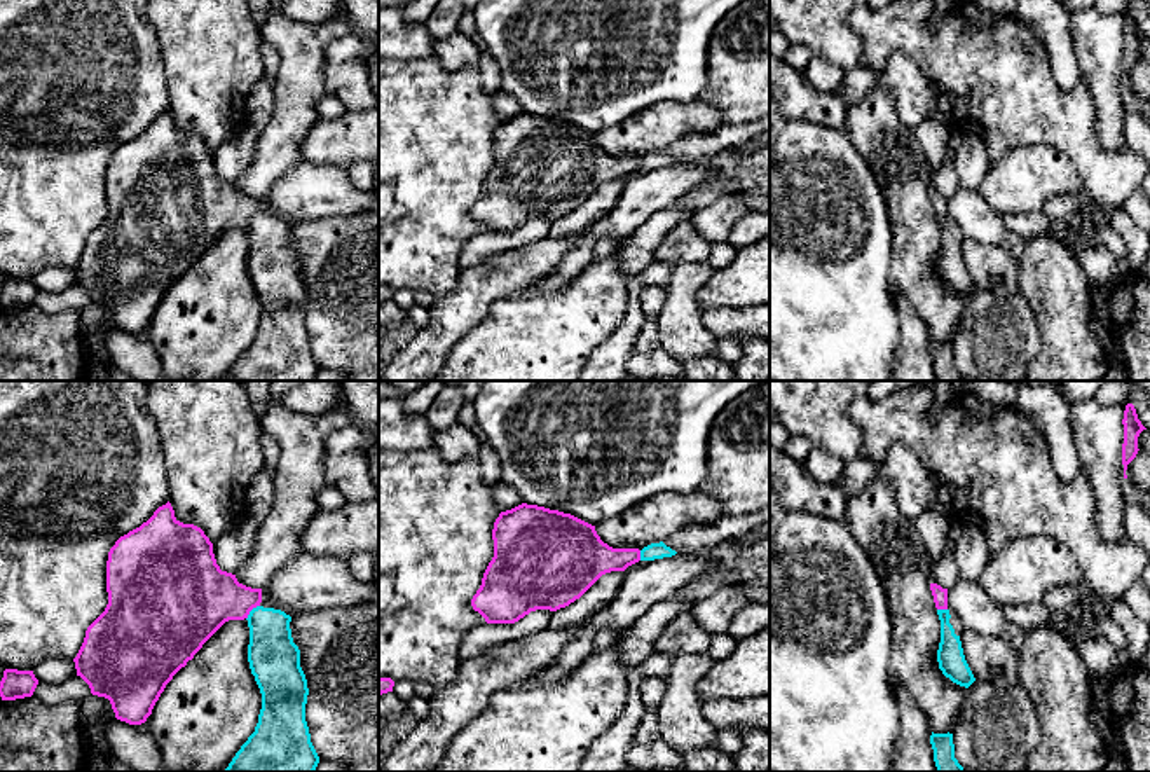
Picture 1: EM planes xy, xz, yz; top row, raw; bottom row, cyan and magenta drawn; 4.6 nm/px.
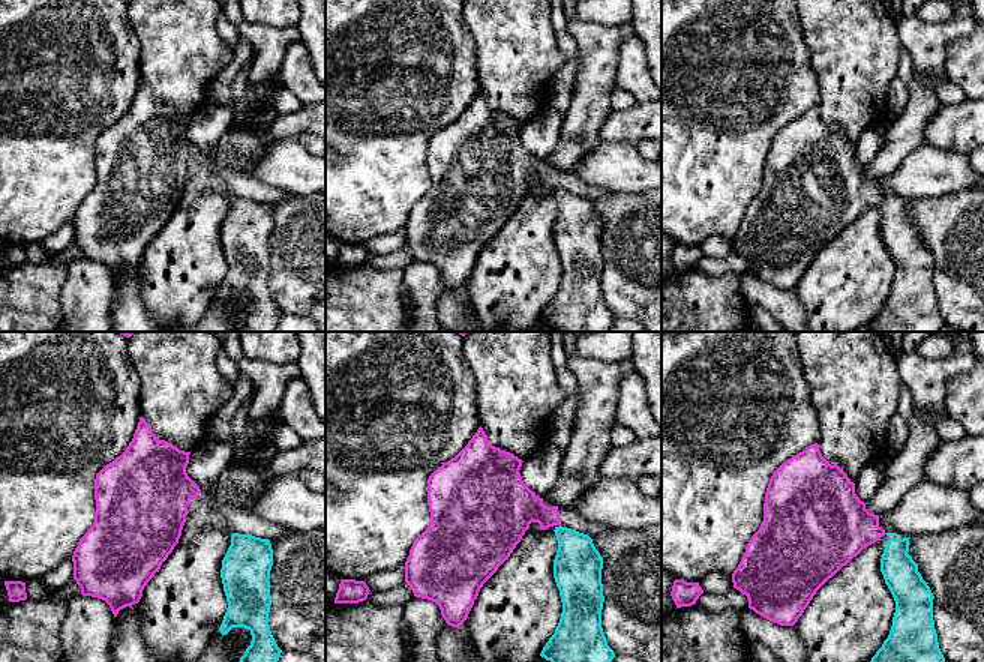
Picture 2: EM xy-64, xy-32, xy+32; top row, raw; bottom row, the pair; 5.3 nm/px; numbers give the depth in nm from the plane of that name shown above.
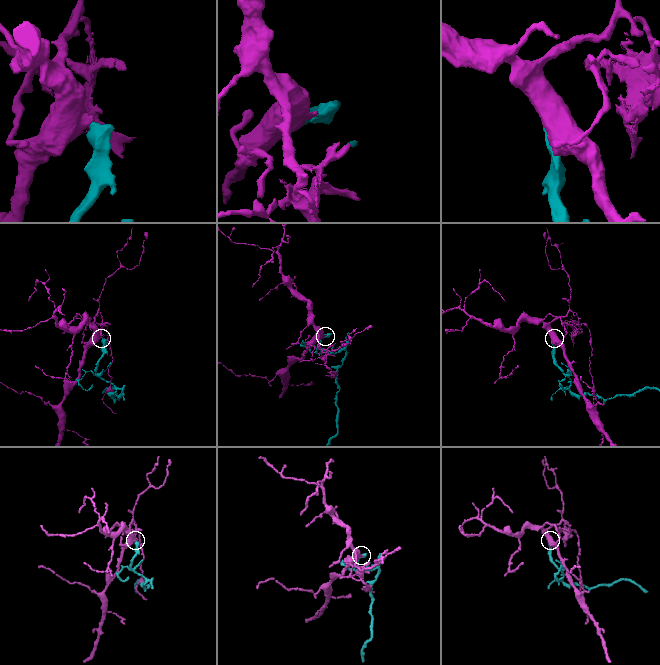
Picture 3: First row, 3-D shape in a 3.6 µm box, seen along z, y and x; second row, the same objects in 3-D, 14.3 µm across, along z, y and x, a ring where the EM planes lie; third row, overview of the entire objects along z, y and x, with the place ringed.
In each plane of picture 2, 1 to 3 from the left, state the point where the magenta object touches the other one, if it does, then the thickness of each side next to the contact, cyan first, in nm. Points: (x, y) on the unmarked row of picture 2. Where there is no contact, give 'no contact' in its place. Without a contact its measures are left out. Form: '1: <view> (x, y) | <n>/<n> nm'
1: no contact
2: no contact
3: no contact

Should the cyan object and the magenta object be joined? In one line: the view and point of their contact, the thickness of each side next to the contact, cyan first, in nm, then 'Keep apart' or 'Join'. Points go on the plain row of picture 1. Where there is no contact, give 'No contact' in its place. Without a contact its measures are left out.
Touches cyan at xy (250, 220). Thickness 240 nm (cyan) against 340 nm. Keep apart

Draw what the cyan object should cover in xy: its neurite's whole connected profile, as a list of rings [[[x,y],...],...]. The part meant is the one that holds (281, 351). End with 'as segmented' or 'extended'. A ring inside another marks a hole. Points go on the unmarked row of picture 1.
[[[257,215],[246,229],[248,271],[262,302],[262,318],[255,341],[225,381],[314,381],[319,365],[305,330],[309,297],[291,246],[291,225]]] | as segmented

